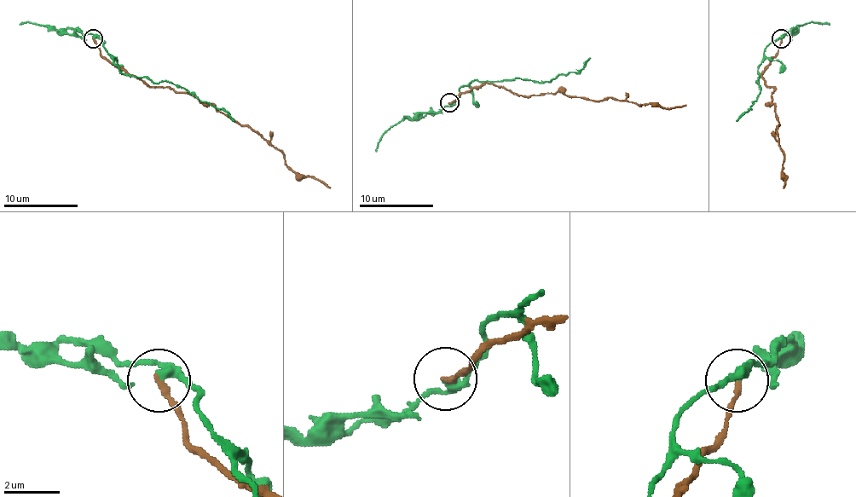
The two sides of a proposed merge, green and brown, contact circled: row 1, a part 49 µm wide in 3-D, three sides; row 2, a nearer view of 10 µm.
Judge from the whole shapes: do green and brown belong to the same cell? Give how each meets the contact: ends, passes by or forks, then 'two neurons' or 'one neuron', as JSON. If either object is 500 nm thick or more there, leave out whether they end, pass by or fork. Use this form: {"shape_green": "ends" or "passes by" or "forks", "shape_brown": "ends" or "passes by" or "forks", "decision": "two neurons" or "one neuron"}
{"shape_green": "passes by", "shape_brown": "ends", "decision": "two neurons"}

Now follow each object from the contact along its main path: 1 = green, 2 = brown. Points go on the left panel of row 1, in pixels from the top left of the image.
1: (94, 39), (103, 41), (119, 71), (153, 82), (168, 80), (222, 108), (234, 121)
2: (94, 39), (106, 60), (149, 86), (191, 93), (248, 125), (282, 153), (287, 166), (331, 188)

